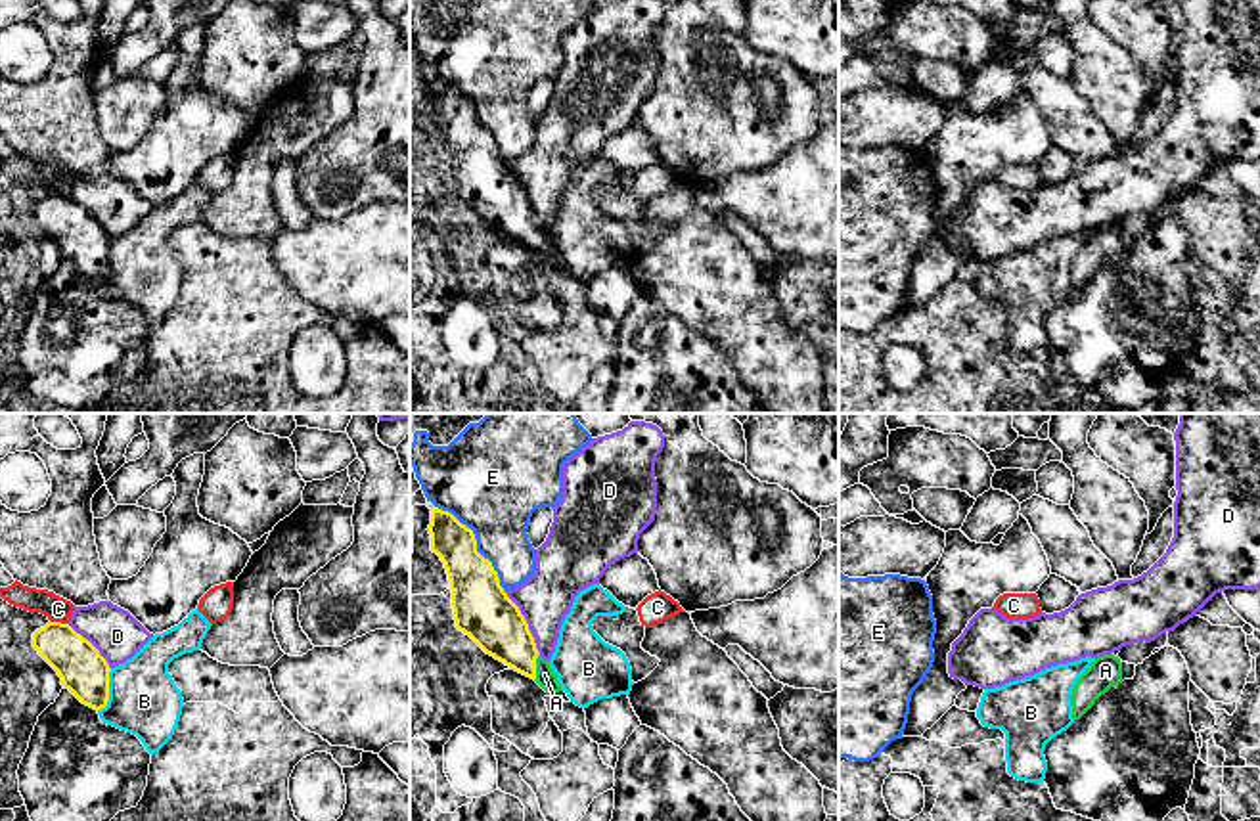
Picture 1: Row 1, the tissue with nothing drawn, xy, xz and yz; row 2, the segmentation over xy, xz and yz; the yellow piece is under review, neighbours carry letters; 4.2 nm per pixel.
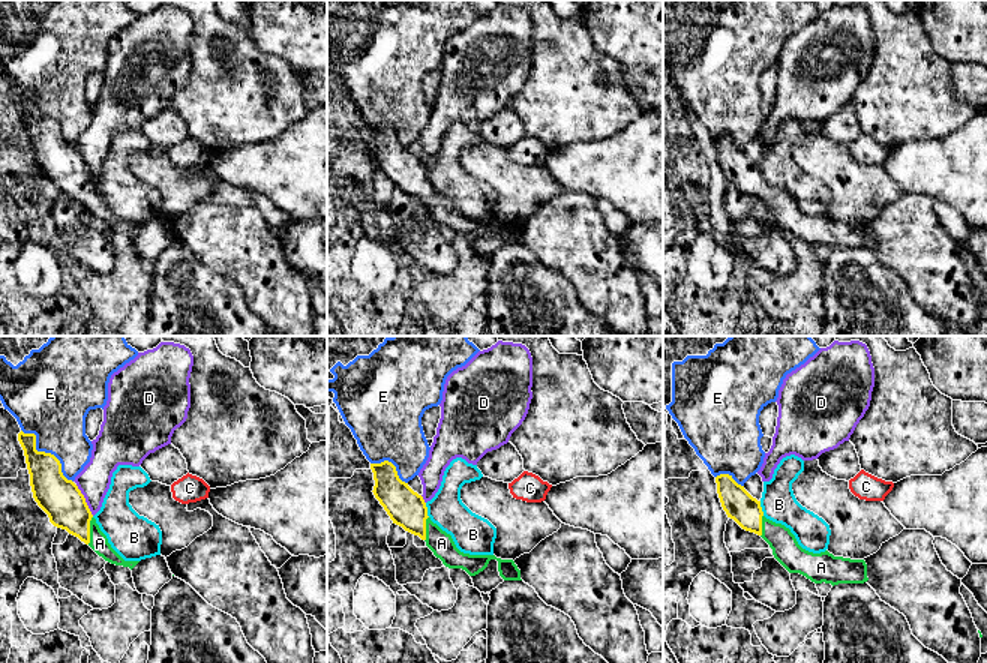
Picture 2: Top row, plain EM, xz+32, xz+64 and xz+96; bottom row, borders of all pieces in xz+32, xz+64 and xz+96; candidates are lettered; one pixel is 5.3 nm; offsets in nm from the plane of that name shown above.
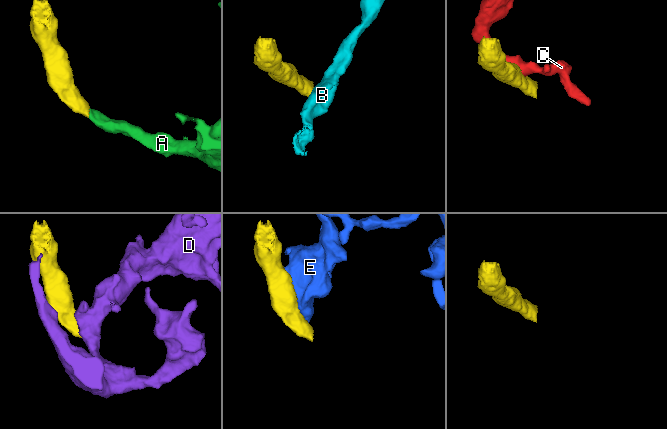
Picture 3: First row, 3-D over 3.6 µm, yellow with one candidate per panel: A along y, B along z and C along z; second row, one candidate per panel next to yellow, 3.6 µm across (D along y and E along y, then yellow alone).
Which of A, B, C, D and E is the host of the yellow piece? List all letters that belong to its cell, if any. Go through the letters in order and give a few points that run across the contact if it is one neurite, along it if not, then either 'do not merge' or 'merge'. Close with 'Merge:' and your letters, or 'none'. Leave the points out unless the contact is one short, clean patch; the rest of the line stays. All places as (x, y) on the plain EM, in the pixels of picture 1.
A: merge
B: line xy (112, 240), (110, 270), (98, 282); do not merge
C: line xy (50, 192), (67, 196); do not merge
D: do not merge
E: do not merge
Merge: A

